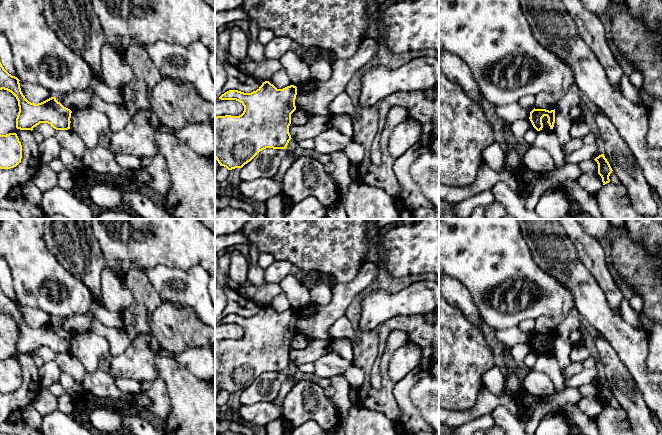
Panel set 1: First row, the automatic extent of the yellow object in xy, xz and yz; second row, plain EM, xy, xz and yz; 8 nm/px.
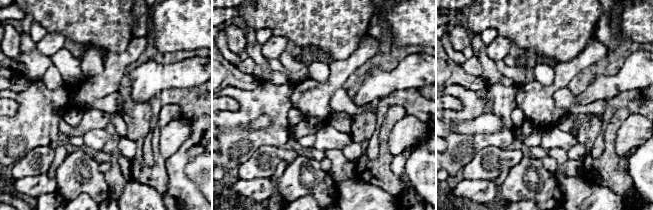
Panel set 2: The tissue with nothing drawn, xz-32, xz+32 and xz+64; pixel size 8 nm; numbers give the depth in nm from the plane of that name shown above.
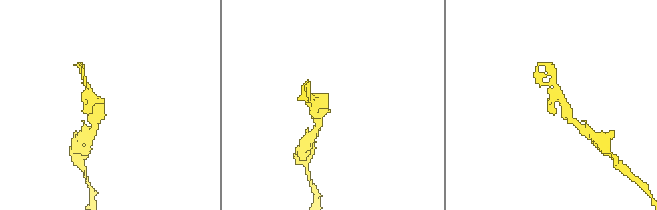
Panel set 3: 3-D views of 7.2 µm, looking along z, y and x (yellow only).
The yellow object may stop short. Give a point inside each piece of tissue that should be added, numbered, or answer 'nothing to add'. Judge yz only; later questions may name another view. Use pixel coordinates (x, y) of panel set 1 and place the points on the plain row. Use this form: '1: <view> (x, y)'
nothing to add

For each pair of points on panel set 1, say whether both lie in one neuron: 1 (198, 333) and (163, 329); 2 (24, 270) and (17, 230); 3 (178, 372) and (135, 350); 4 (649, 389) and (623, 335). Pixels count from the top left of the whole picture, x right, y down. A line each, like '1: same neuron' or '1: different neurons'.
1: same neuron
2: same neuron
3: different neurons
4: same neuron

